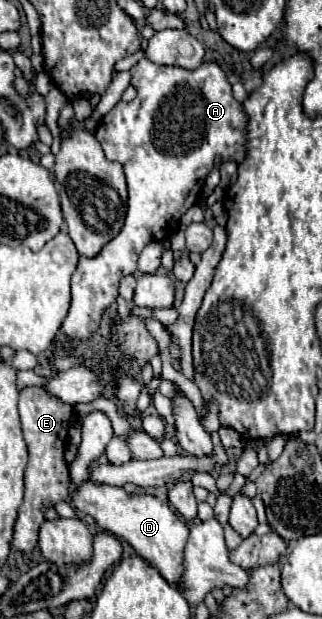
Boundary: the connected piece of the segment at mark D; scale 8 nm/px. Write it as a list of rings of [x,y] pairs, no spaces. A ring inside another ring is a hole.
[[[87,480],[83,486],[75,490],[73,504],[77,510],[93,516],[103,530],[129,542],[135,548],[135,552],[149,564],[153,564],[169,584],[181,586],[183,550],[189,538],[189,524],[181,516],[177,516],[167,504],[149,494],[129,496],[123,488],[97,486],[91,480]]]

